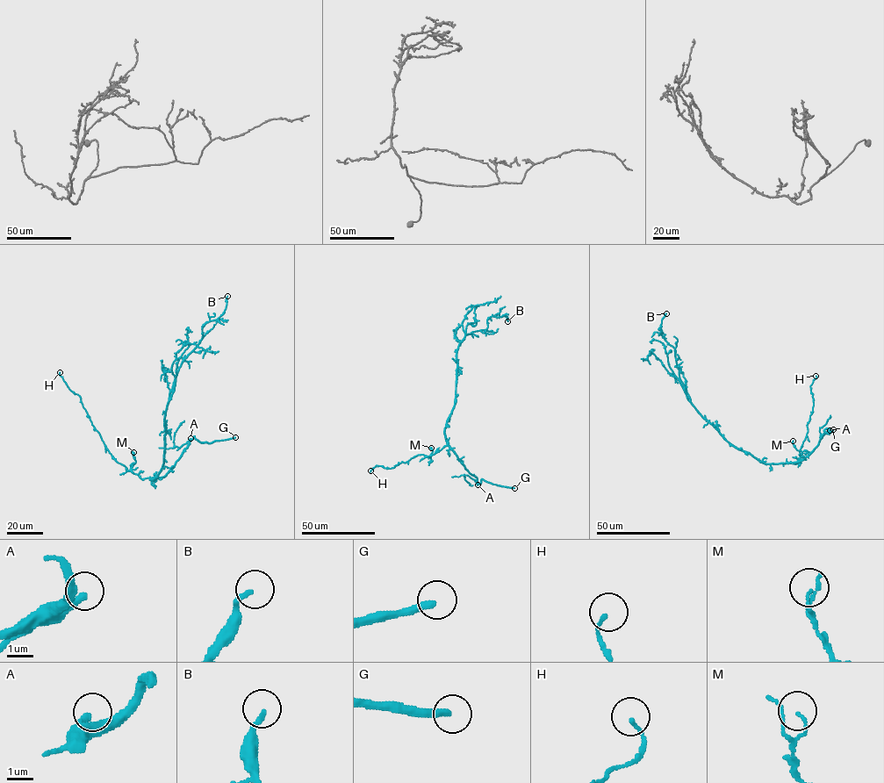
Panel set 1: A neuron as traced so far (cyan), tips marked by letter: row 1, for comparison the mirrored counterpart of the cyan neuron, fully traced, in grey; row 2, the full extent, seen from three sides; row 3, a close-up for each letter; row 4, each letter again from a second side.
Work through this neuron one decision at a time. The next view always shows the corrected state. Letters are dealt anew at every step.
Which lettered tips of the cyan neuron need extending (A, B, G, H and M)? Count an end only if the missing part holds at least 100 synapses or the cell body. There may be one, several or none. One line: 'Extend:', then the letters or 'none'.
Extend: A, G

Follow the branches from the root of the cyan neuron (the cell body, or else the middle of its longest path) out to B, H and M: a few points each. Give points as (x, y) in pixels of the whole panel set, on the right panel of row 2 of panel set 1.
B: (743, 451), (729, 443), (692, 403), (679, 377), (675, 349), (661, 334), (661, 319), (666, 313)
H: (743, 451), (765, 463), (797, 463), (801, 456), (800, 449), (813, 412), (810, 386), (815, 376)
M: (743, 451), (765, 463), (796, 463), (801, 452), (796, 448), (793, 441)

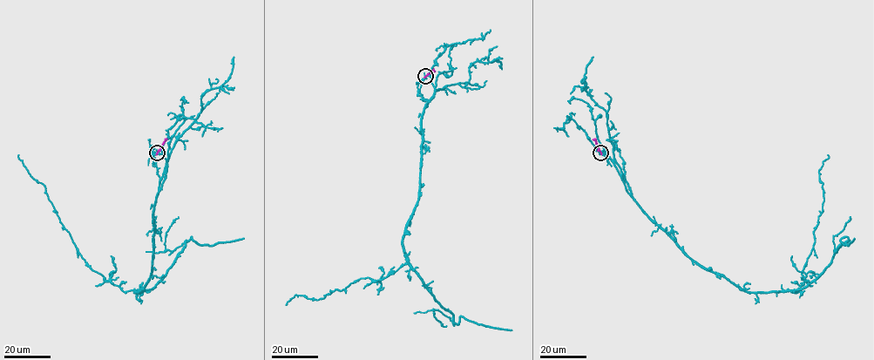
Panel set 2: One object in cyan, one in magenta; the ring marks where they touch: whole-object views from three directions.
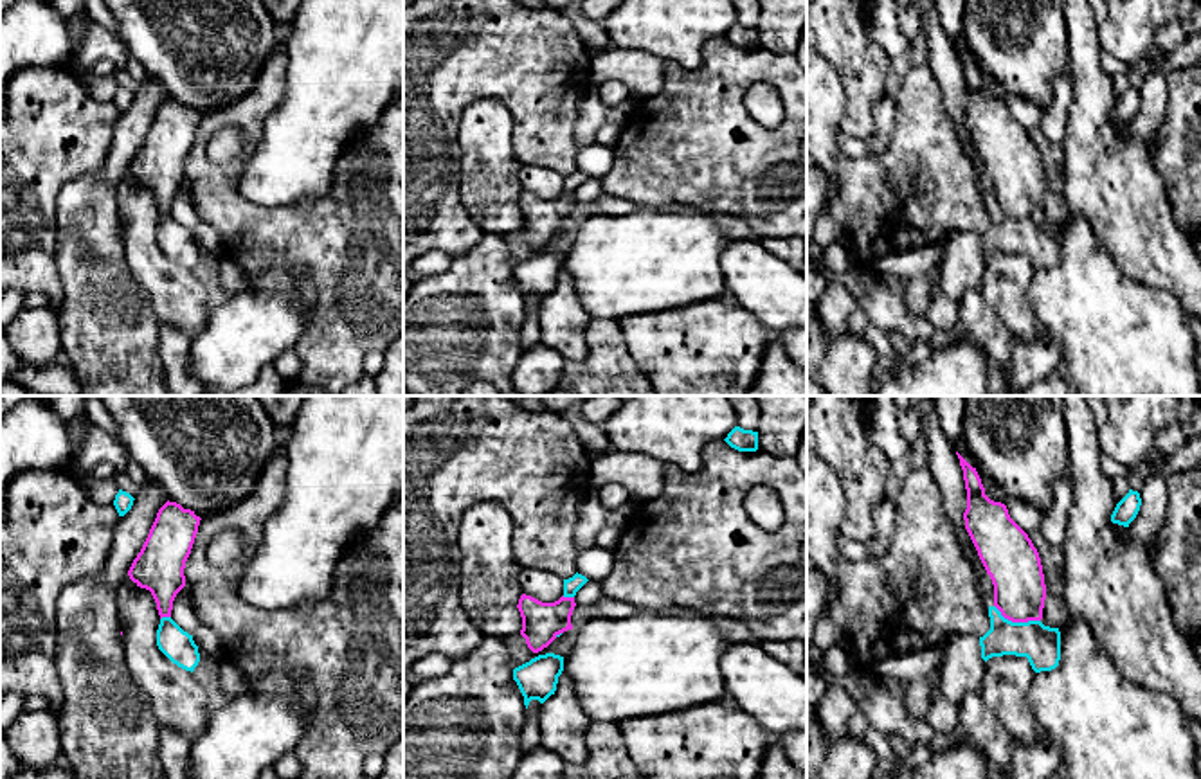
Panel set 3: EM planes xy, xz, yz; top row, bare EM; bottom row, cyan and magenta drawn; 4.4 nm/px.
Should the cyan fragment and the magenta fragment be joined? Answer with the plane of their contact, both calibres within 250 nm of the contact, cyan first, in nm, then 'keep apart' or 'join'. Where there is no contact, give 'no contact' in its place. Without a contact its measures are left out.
meets cyan in yz; 180 nm thick on the cyan side, 240 nm on the other; keep apart

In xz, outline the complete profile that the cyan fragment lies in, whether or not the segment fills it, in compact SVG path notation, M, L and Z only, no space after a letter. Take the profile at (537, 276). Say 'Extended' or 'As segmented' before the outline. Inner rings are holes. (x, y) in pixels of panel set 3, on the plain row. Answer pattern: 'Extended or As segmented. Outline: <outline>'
As segmented. Outline: M546 250L513 266L524 302L528 306L531 297L544 300L556 288L558 273L564 268L564 254Z

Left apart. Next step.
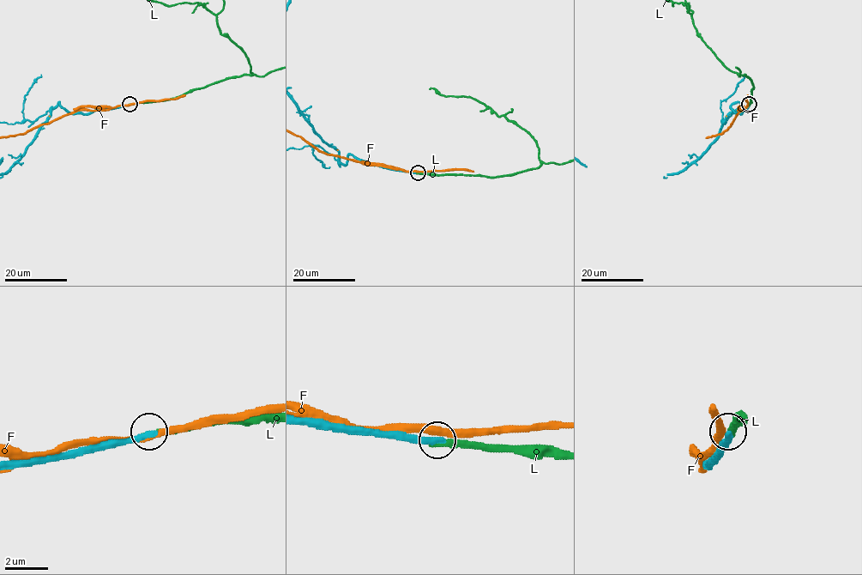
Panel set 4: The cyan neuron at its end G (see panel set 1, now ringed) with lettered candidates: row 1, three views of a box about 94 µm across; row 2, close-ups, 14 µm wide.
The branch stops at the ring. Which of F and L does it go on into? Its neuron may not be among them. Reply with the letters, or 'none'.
L

